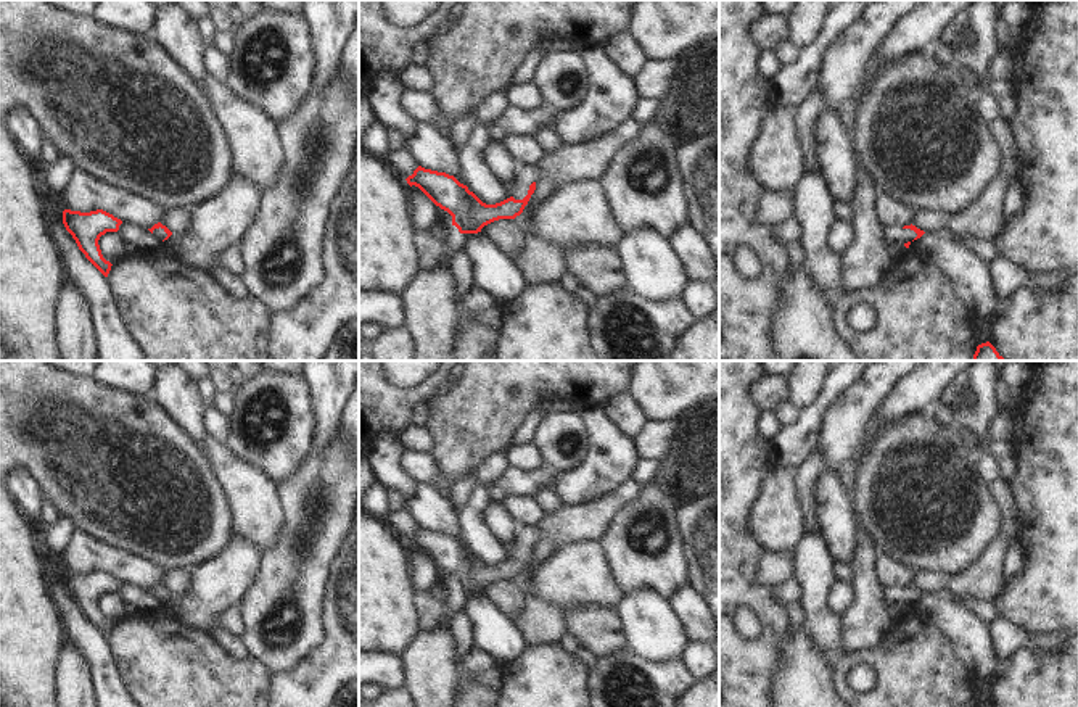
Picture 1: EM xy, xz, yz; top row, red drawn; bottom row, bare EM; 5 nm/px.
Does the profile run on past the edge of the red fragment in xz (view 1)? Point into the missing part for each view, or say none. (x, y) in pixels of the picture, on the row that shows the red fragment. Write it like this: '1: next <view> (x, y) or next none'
1: next xz (525, 176)

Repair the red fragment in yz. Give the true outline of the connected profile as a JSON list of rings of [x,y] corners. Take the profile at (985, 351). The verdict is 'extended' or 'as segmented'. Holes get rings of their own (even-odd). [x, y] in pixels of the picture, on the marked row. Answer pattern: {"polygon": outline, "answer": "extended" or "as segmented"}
{"polygon": [[[986,341],[977,346],[977,351],[973,354],[973,361],[1007,361],[1004,359],[996,348]]], "answer": "as segmented"}

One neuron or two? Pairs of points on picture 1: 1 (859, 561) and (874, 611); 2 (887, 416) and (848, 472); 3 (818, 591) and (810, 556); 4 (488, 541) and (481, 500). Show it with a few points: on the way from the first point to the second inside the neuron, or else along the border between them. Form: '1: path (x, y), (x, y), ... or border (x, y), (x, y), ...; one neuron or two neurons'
1: path (864, 574), (869, 598); one neuron
2: path (872, 430), (856, 458); one neuron
3: path (816, 583), (813, 564); one neuron
4: path (478, 532), (477, 509); one neuron

